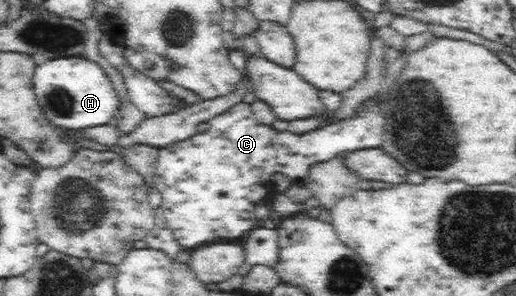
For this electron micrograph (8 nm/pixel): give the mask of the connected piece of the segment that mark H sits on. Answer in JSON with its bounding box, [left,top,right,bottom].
[31,55,119,131]

